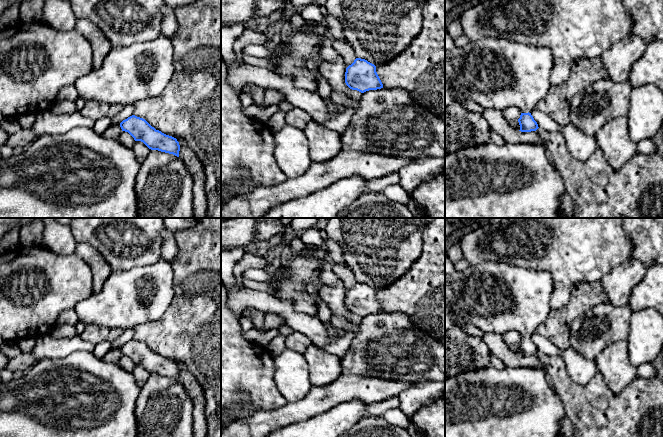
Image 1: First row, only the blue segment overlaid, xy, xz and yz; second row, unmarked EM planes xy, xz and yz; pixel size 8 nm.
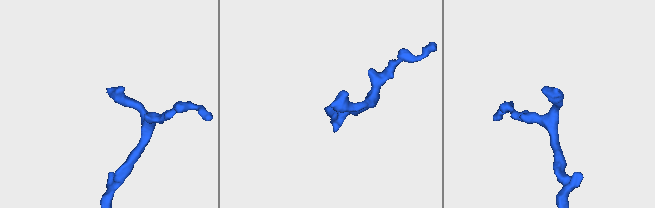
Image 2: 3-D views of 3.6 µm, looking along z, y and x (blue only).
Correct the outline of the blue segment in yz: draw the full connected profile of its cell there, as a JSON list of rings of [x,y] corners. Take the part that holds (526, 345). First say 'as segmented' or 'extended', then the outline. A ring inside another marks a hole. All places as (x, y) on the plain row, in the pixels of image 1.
extended; [[[497,262],[469,265],[464,272],[445,274],[445,330],[467,324],[476,326],[480,334],[493,332],[503,335],[515,330],[521,335],[519,355],[536,355],[539,351],[530,336],[548,318],[553,291],[554,280],[546,270]]]

